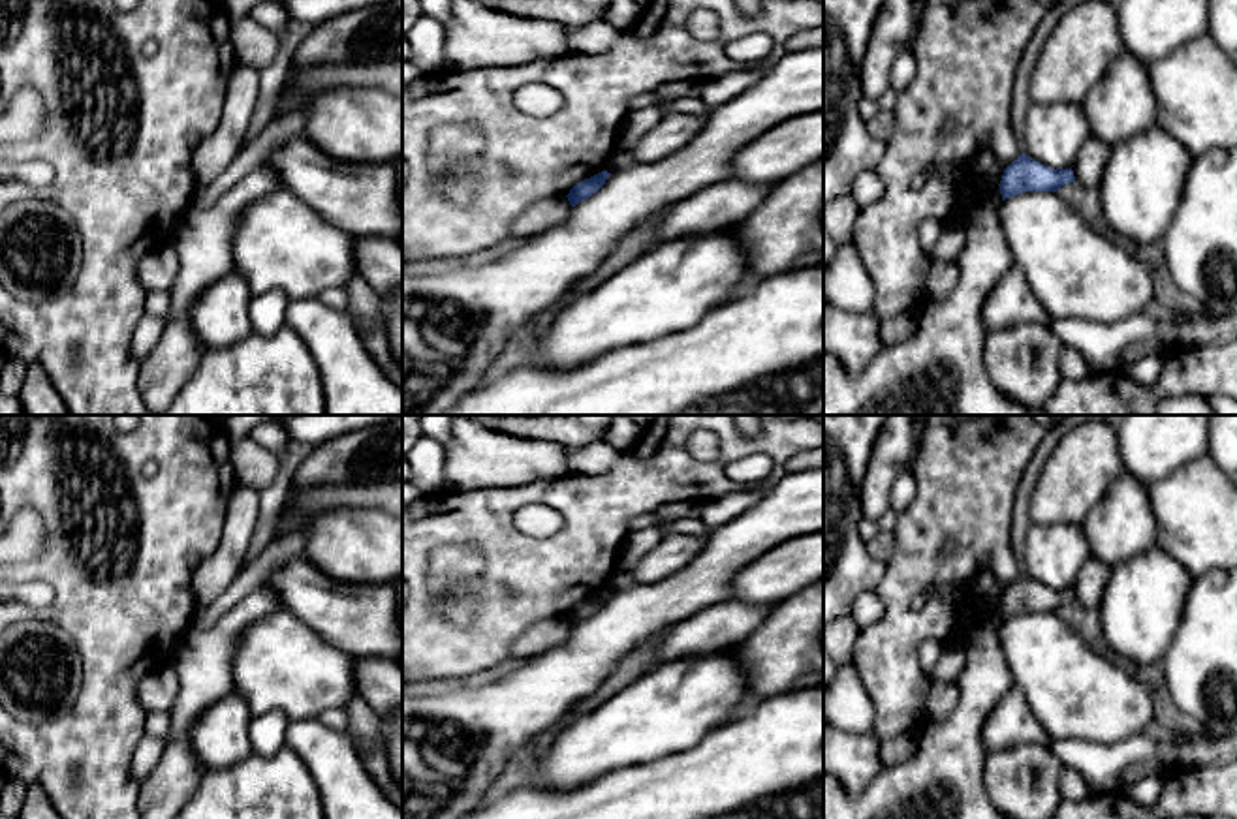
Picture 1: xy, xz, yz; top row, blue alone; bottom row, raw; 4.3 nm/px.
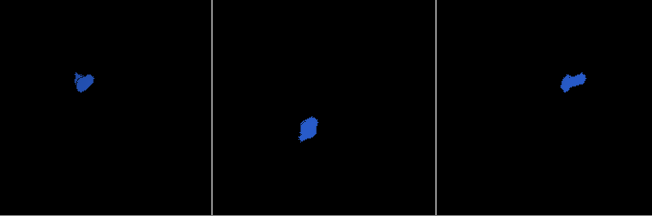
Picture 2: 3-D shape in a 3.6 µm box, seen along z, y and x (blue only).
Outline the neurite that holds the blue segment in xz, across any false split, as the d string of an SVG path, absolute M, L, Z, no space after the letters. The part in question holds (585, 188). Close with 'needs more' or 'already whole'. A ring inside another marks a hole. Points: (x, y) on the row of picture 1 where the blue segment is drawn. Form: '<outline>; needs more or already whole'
M602 171L590 178L585 178L581 180L577 186L573 186L570 190L570 193L566 195L570 205L575 207L579 205L581 201L588 199L592 193L596 193L603 184L605 180L611 177L611 173L607 171Z; already whole

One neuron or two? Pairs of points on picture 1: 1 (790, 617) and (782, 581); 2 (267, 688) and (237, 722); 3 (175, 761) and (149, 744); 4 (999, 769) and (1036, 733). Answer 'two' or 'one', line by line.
1: two
2: two
3: two
4: two

